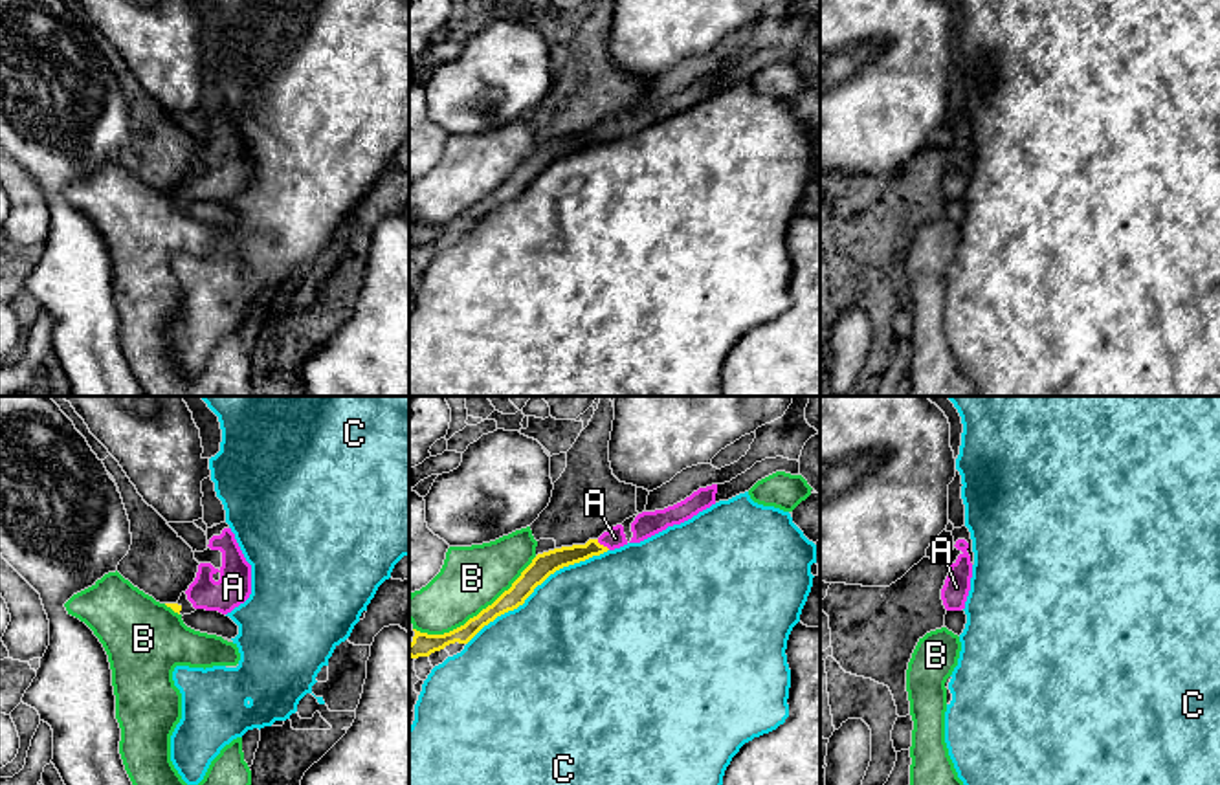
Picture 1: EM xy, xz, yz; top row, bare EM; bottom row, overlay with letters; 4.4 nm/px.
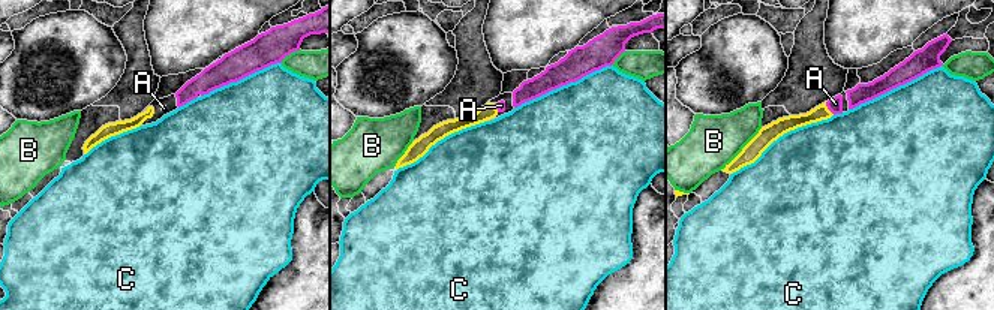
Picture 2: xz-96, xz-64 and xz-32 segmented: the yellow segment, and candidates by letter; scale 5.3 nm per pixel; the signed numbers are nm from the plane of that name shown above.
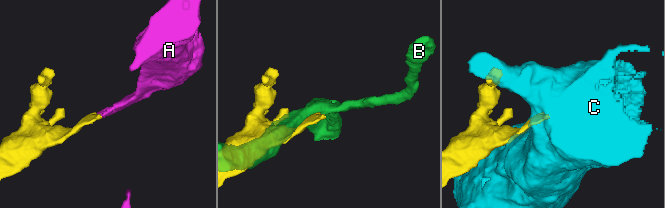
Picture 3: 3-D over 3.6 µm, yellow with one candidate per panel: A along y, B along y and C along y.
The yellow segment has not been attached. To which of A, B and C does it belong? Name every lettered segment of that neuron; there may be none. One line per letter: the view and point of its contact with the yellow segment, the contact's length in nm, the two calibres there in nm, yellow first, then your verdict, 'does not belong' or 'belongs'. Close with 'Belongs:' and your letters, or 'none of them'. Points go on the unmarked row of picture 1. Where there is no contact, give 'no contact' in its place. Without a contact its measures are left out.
A: xz (602, 134) | 80 nm | 100/90 nm | belongs
B: xz (477, 204) | 650 nm | 90/280 nm | does not belong
C: xz (536, 175) | 750 nm | 100/480 nm | does not belong
Belongs: A

